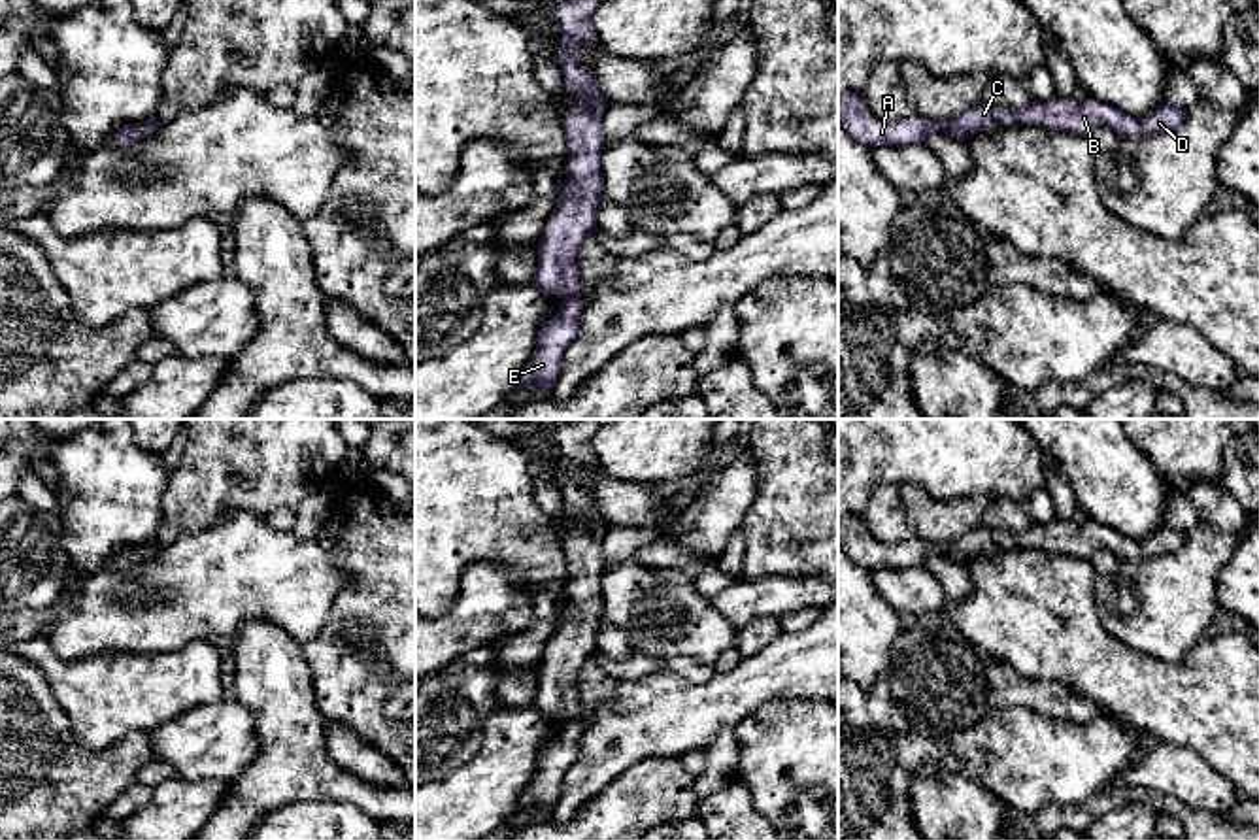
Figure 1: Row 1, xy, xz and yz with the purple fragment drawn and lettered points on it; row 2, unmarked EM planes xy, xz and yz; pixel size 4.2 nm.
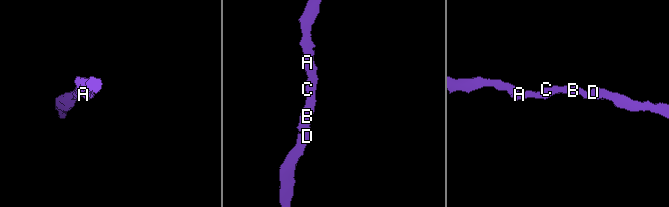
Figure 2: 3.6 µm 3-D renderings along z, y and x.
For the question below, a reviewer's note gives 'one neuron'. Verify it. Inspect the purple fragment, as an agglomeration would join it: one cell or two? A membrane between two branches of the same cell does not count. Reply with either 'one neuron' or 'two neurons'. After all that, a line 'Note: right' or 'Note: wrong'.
one neuron
Note: right

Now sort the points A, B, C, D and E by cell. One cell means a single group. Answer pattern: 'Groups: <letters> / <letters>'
Groups: A B C D E

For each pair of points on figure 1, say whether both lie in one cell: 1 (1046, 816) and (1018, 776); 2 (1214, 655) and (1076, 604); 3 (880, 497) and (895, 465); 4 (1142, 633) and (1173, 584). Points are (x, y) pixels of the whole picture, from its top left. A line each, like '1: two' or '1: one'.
1: two
2: one
3: two
4: one

